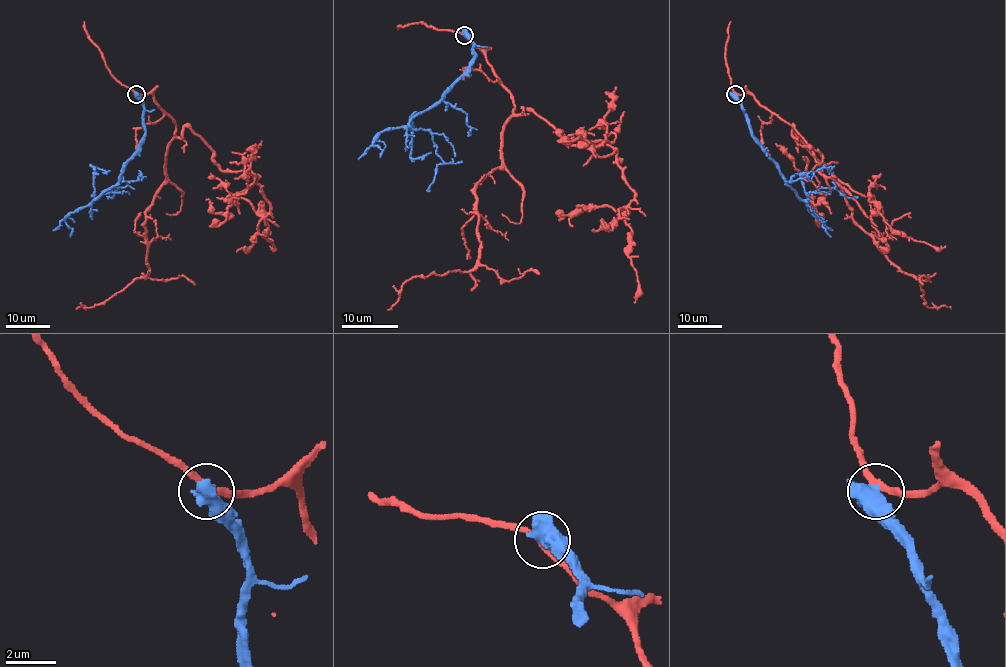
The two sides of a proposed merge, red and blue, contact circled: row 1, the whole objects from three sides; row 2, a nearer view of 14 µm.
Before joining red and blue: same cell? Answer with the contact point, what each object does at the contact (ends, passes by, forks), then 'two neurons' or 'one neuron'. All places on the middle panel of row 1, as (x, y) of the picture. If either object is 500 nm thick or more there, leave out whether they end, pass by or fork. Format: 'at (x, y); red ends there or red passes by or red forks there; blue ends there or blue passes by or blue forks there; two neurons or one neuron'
at (464, 35); two neurons

